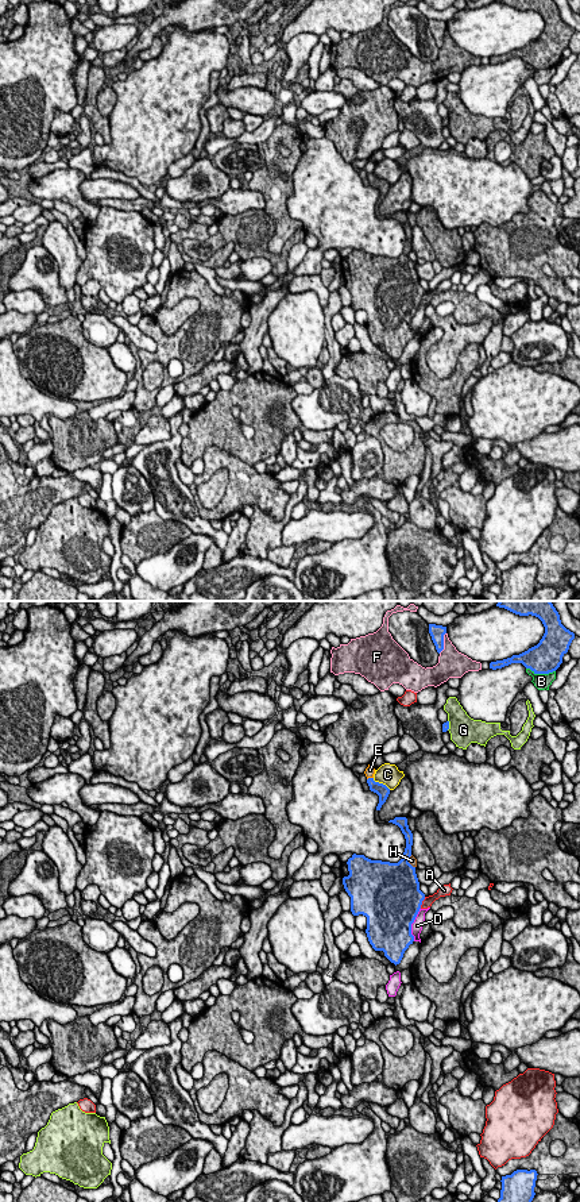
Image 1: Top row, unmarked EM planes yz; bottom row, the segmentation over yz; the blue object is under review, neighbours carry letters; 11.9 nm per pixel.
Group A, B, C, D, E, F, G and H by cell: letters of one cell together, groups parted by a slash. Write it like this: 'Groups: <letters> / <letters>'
Groups: A / B / C / D / E / F / G / H

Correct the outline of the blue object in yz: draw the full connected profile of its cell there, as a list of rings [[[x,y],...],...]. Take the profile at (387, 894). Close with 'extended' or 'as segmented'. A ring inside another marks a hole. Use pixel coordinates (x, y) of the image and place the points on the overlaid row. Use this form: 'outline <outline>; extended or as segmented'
outline [[[406,817],[390,820],[398,825],[405,835],[406,848],[398,863],[371,860],[364,855],[353,854],[347,864],[349,875],[343,878],[343,885],[351,897],[351,912],[353,916],[367,917],[367,937],[375,951],[383,951],[384,956],[395,966],[401,963],[405,951],[414,941],[411,924],[414,922],[425,894],[419,890],[415,867],[409,863],[411,856],[413,833]]]; as segmented

